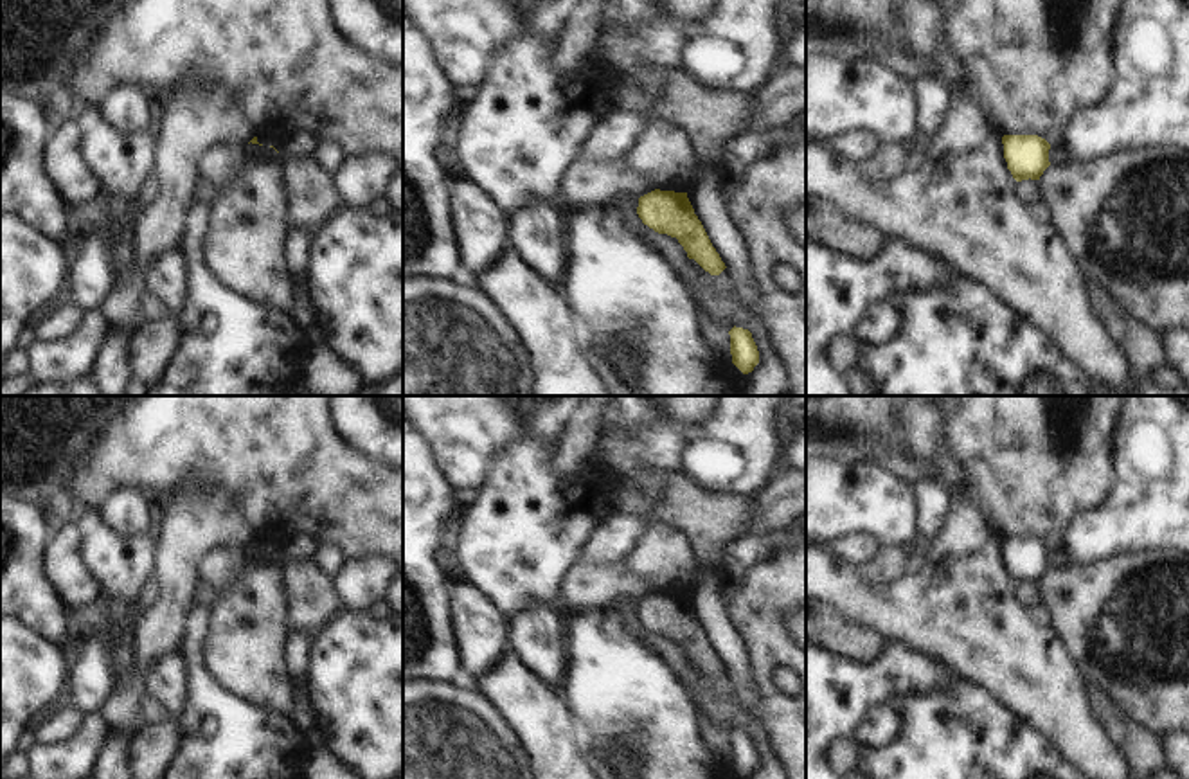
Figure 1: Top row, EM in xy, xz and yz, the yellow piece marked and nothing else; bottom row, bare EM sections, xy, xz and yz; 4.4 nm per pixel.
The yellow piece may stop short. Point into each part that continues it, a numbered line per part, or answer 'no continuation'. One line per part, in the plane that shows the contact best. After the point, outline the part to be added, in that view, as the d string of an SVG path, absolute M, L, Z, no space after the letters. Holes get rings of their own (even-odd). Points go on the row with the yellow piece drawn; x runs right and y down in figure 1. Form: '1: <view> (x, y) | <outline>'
no continuation

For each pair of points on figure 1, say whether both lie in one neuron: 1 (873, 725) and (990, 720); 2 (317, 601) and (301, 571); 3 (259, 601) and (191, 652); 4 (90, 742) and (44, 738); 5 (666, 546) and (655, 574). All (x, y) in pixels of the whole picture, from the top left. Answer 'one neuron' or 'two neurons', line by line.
1: two neurons
2: one neuron
3: two neurons
4: two neurons
5: one neuron

